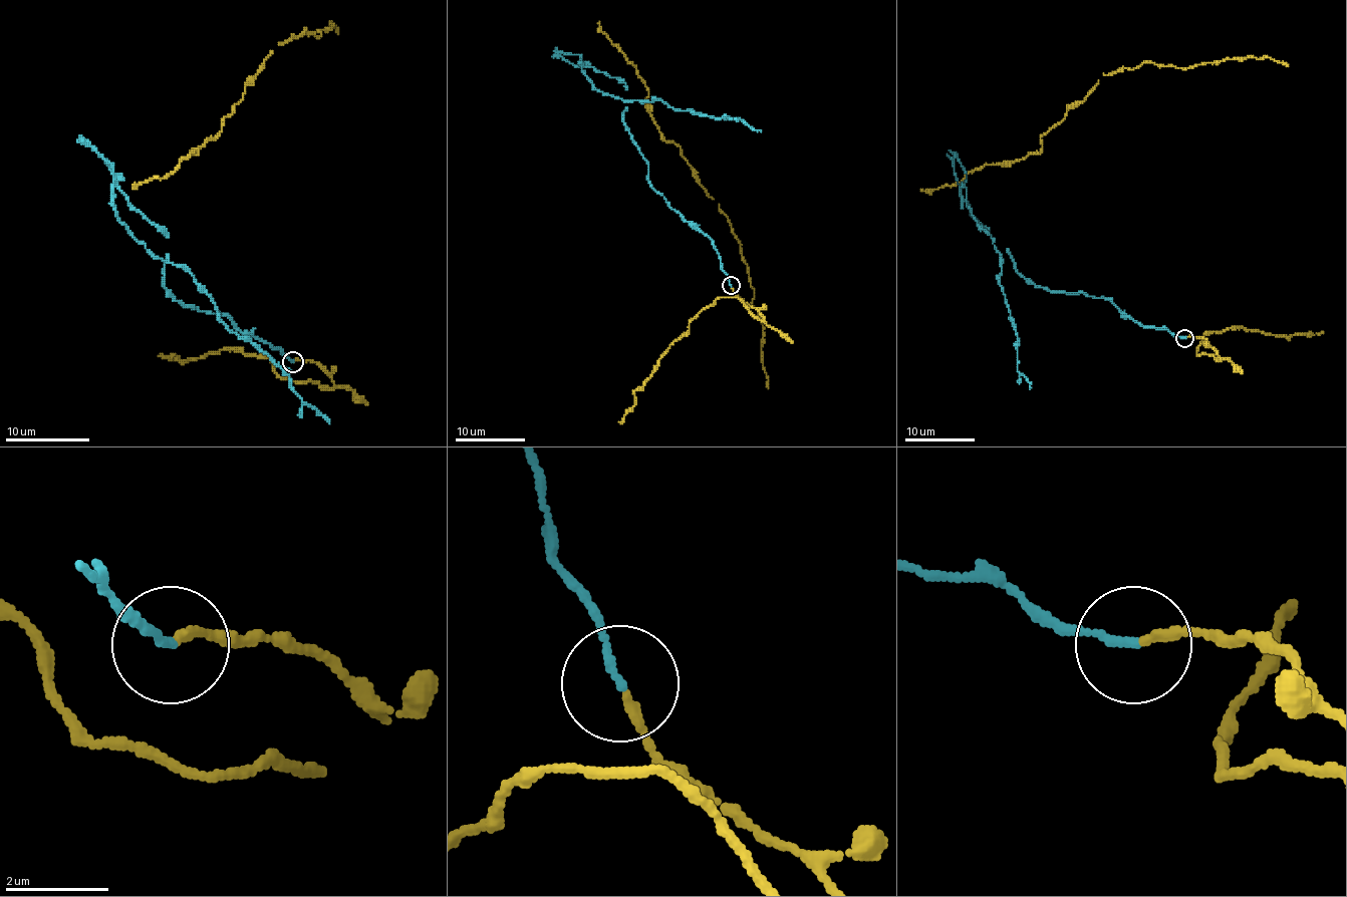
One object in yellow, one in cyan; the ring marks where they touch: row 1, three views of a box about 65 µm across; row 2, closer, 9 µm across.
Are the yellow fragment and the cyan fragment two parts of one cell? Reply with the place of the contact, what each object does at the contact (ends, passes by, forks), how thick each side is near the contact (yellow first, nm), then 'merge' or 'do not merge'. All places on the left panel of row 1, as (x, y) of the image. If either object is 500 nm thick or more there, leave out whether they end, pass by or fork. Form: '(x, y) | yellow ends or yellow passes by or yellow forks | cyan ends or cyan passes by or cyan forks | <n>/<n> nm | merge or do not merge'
(293, 361) | yellow ends | cyan ends | 180/140 nm | merge

